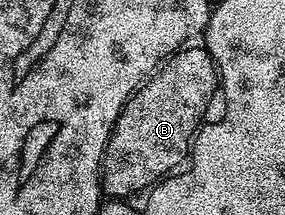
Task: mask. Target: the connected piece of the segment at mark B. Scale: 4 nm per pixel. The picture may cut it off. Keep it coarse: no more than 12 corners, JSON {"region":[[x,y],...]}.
{"region":[[207,49],[169,58],[105,146],[109,199],[148,194],[186,164],[218,93]]}

